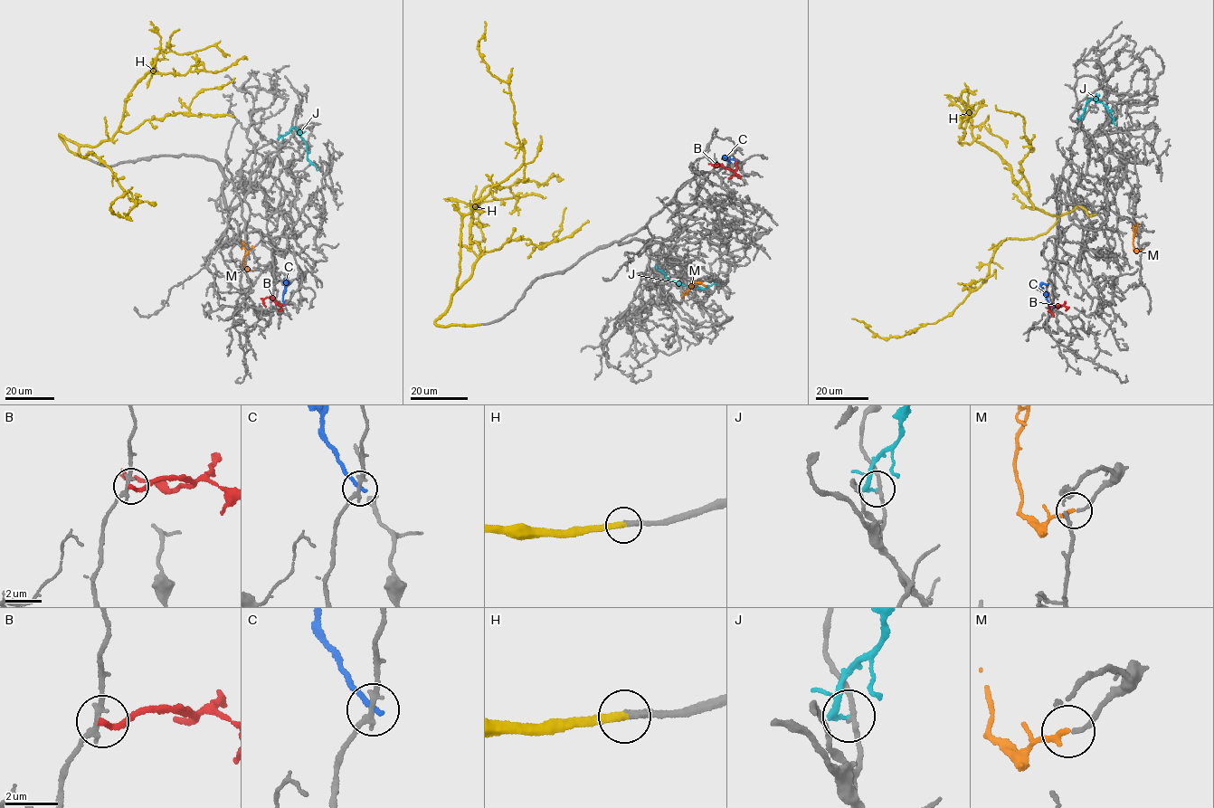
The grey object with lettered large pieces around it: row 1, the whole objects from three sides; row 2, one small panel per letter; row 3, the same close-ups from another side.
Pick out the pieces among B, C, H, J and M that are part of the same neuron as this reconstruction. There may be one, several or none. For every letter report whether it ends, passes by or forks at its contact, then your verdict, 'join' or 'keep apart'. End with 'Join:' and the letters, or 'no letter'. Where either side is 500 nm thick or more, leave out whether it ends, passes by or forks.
B: it ends; keep apart
C: it ends; keep apart
H: it ends; join
J: it ends; keep apart
M: it ends; join
Join: H, M

